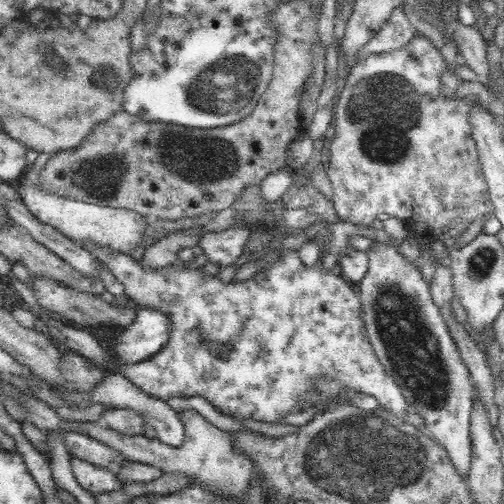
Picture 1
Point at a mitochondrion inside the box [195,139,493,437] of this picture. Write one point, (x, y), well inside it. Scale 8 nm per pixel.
(413, 352)

